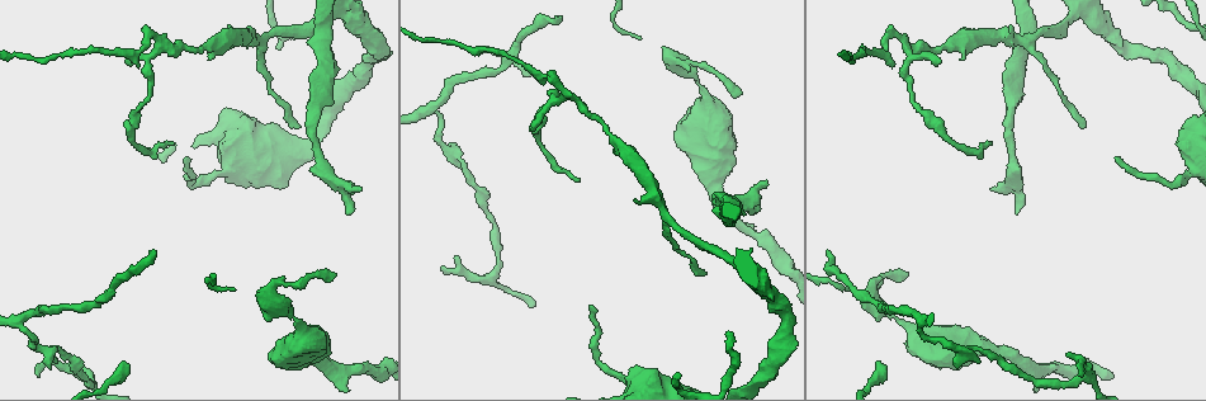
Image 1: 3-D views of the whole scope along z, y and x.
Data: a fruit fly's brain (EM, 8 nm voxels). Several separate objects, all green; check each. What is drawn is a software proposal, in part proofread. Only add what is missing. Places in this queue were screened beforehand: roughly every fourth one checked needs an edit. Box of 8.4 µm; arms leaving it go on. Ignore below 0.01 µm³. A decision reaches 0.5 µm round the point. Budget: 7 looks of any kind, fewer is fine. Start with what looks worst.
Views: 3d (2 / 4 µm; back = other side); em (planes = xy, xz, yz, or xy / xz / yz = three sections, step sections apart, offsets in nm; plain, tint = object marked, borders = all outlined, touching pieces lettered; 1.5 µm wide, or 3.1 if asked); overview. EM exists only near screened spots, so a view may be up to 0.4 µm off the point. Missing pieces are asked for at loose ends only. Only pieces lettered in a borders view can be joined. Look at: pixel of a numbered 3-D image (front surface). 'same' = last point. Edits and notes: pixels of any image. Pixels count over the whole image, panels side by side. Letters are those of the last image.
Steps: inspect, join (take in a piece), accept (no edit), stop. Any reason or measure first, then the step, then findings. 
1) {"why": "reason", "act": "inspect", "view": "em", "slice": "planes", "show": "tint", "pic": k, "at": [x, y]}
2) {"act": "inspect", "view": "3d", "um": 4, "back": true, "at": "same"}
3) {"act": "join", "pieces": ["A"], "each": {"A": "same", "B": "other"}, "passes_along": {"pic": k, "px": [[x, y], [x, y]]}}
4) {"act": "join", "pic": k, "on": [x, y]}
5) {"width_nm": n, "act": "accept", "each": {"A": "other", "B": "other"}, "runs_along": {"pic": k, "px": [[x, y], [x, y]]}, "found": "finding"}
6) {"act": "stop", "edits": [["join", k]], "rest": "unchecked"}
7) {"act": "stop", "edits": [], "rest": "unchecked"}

{"why": "branch stops here", "act": "inspect", "view": "em", "slice": "planes", "show": "borders", "pic": 1, "at": [704, 276]}

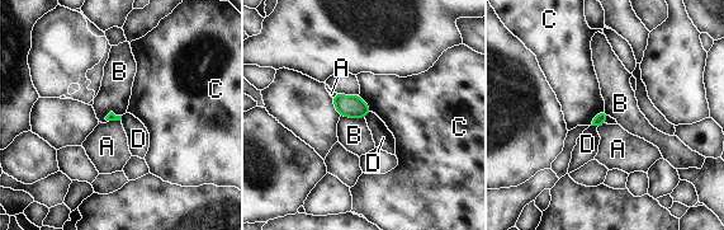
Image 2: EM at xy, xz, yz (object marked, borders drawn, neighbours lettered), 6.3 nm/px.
{"act": "accept", "each": {"A": "other", "B": "other", "C": "other", "D": "other"}, "border": {"pic": 2, "px": [[591, 125], [597, 126]]}, "found": "no lettered piece goes on from it"}

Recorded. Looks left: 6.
{"why": "thin end", "act": "inspect", "view": "3d", "um": 4, "pic": 1, "at": [1080, 373]}

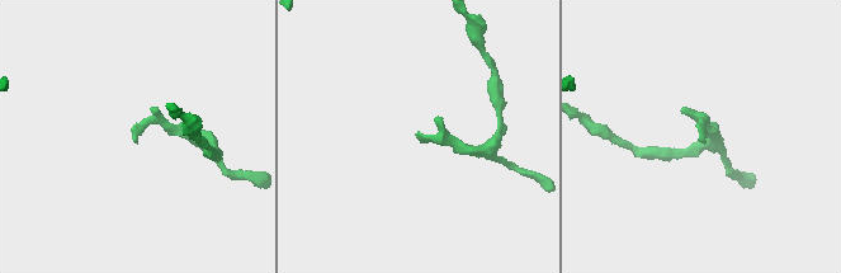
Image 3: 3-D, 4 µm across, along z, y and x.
{"why": "need the tissue", "act": "inspect", "view": "em", "slice": "planes", "show": "borders", "pic": 3, "at": [421, 141]}

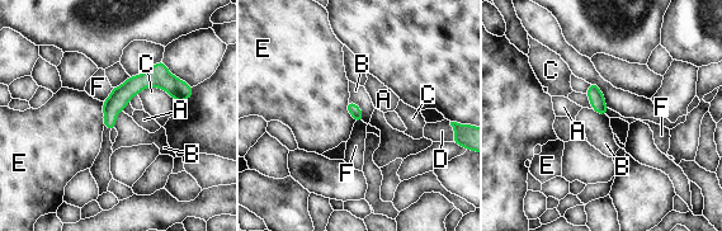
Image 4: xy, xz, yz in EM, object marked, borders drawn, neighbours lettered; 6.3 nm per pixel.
{"act": "accept", "each": {"A": "other", "B": "other", "C": "other", "D": "other", "E": "other", "F": "other"}, "runs_along": {"pic": 4, "px": [[185, 89], [142, 80], [107, 122]]}, "found": "no lettered piece goes on from it"}

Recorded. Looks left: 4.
{"act": "inspect", "view": "3d", "um": 2, "pic": 1, "at": [991, 144]}

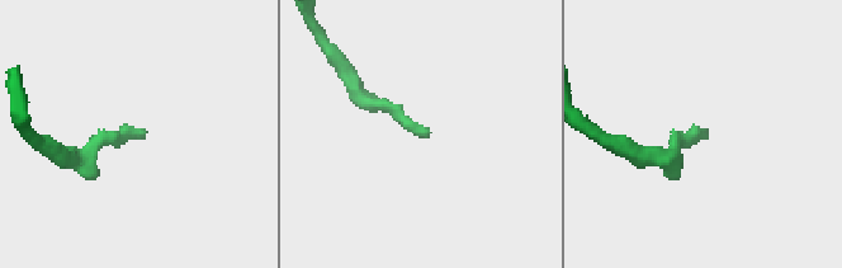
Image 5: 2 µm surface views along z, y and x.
{"act": "inspect", "view": "em", "slice": "planes", "show": "borders", "pic": 5, "at": [145, 138]}

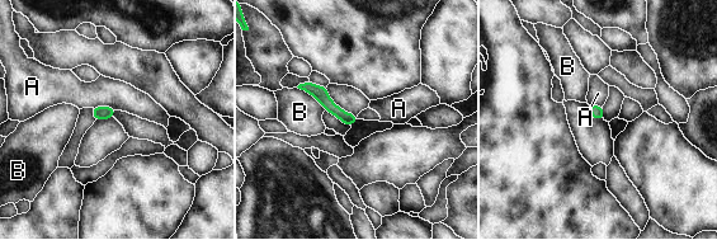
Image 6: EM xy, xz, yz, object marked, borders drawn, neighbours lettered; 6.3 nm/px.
{"act": "accept", "each": {"A": "other", "B": "other"}, "found": "no lettered piece goes on from it"}

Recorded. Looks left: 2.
{"act": "stop", "edits": [], "rest": "unchecked"}

